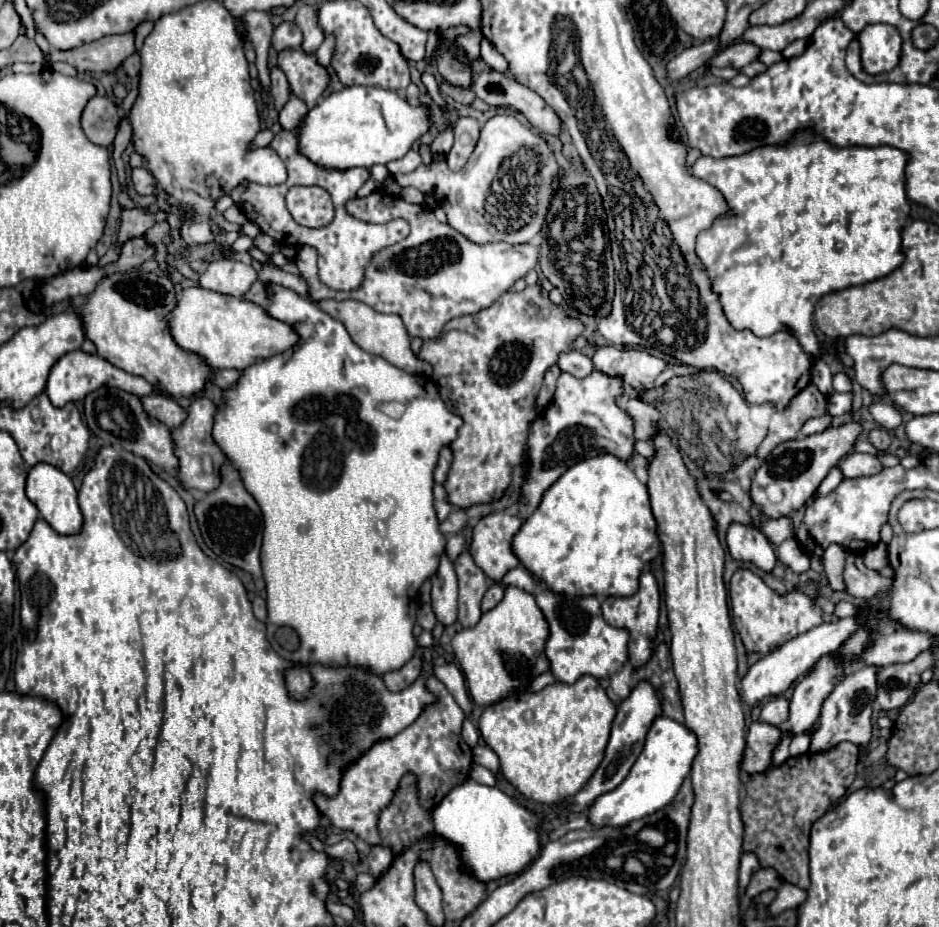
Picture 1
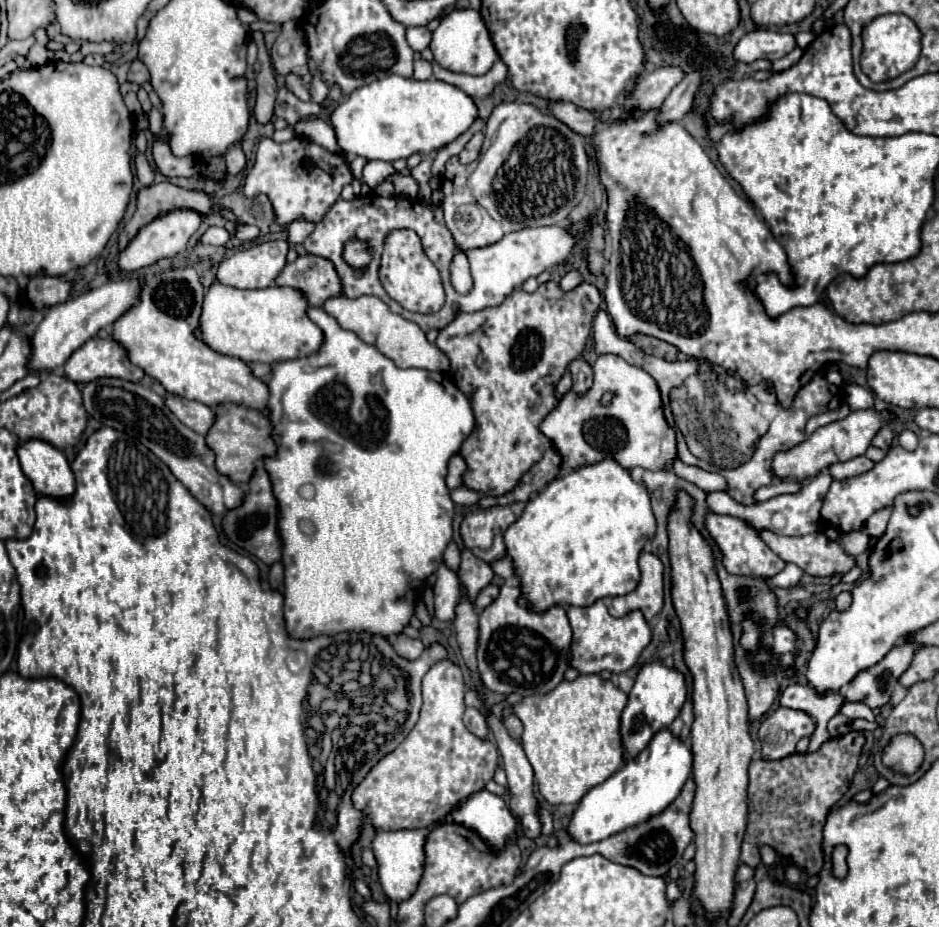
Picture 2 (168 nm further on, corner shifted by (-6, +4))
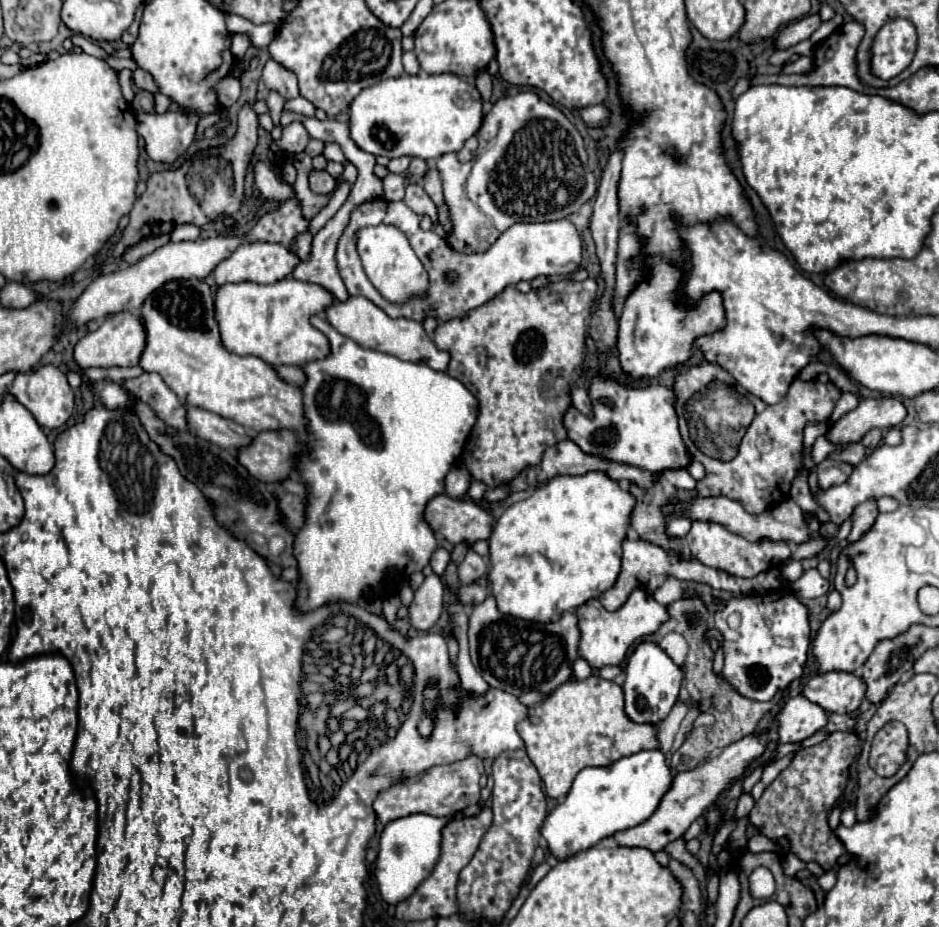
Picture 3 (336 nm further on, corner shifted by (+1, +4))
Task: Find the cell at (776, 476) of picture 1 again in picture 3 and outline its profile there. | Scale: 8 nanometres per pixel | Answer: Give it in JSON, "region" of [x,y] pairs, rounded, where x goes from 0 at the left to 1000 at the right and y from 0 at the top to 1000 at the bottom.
{"region":[[[920,429],[916,431],[914,440],[882,462],[880,475],[888,479],[890,485],[899,485],[901,481],[916,477],[924,464],[950,462],[956,460],[963,451],[965,440],[961,438],[958,429]]]}

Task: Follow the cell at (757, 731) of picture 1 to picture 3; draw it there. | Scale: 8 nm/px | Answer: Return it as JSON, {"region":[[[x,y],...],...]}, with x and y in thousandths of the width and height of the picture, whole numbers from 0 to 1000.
{"region":[[[856,751],[841,753],[824,775],[829,803],[852,800],[856,796],[863,796],[867,790],[880,783],[880,777],[882,770],[871,759],[858,755]]]}

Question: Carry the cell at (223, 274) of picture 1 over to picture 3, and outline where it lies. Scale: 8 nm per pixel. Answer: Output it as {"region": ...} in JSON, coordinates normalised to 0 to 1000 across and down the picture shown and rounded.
{"region":[[[262,261],[253,265],[241,280],[236,280],[228,289],[228,302],[232,309],[245,306],[245,304],[273,304],[273,306],[290,306],[300,300],[305,300],[313,287],[317,285],[317,278],[302,265],[302,263],[290,263],[290,261]]]}

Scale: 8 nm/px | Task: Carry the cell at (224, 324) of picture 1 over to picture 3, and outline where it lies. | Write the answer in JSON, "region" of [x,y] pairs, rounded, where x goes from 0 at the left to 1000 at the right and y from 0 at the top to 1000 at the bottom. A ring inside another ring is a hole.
{"region":[[[305,298],[292,306],[279,309],[271,304],[239,306],[228,319],[228,343],[232,343],[236,373],[256,384],[275,384],[288,395],[326,393],[349,384],[349,365],[330,350],[330,341],[356,326],[349,313],[330,304],[317,304]],[[290,356],[290,360],[288,360]],[[294,365],[294,367],[292,367]]]}

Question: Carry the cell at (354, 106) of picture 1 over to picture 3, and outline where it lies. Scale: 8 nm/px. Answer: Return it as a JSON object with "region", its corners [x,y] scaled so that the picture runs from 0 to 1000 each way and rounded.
{"region":[[[443,80],[411,84],[398,93],[386,97],[373,112],[373,149],[381,160],[398,168],[426,170],[466,170],[475,164],[488,164],[494,153],[509,142],[513,134],[513,106],[507,93],[483,80]]]}

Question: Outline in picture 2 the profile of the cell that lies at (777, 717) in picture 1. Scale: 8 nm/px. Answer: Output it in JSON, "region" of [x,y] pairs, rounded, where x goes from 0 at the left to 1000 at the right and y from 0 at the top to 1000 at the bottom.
{"region":[[[842,738],[834,744],[830,751],[832,762],[855,766],[869,779],[869,786],[864,794],[859,812],[870,810],[876,800],[881,800],[885,794],[881,790],[881,779],[896,766],[896,762],[902,757],[900,751],[894,744],[883,744],[872,749],[866,740],[853,740]]]}

